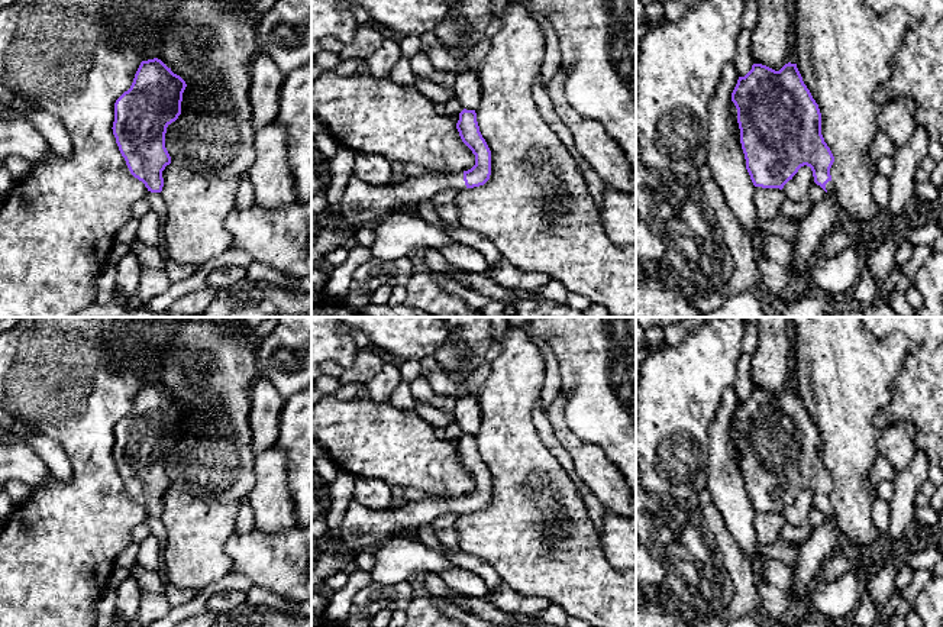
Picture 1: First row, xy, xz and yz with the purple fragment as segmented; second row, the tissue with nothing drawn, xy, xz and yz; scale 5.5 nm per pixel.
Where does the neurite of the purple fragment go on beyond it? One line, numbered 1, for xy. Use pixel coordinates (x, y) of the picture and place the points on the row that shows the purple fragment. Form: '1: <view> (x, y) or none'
1: none

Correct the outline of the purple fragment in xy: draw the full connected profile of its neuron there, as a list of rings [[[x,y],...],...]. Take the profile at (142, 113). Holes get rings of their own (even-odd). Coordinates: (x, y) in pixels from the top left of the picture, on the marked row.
[[[161,59],[142,61],[133,83],[114,103],[113,135],[130,174],[142,181],[148,191],[161,193],[162,171],[171,164],[165,148],[167,127],[181,114],[185,81],[174,74]]]

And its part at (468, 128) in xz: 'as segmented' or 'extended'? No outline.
extended

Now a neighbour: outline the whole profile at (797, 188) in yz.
[[[804,165],[798,172],[784,185],[782,191],[785,197],[791,201],[801,201],[810,193],[814,184],[813,171],[810,167]]]

